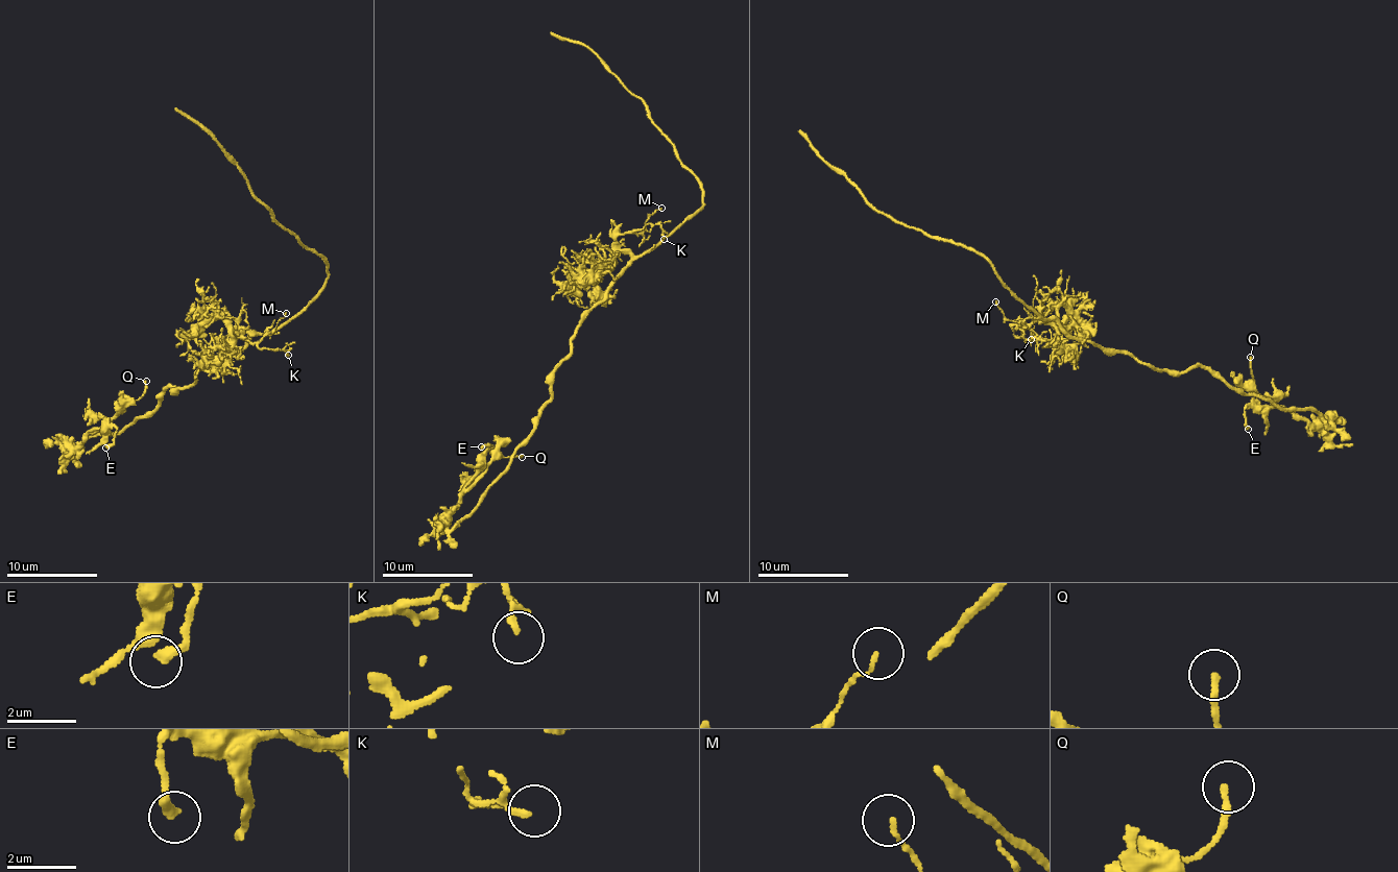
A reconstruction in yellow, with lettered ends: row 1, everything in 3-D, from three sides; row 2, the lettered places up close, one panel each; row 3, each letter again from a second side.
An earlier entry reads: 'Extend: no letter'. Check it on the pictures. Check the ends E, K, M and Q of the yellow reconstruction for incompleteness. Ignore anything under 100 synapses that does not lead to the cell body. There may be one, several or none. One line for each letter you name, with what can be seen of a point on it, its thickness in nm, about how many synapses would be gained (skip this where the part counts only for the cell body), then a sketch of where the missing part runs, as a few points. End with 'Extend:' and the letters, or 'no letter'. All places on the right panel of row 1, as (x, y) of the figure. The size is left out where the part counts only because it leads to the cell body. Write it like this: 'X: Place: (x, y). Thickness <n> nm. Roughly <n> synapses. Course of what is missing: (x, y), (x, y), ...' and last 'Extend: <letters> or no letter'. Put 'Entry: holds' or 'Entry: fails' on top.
Entry: holds
Extend: no letter

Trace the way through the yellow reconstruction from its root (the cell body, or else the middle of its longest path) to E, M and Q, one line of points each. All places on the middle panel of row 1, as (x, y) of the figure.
E: (603, 293), (553, 373), (551, 396), (529, 439), (452, 526), (450, 510), (492, 446), (481, 446)
M: (603, 293), (597, 280), (605, 270), (612, 242), (619, 234), (636, 234), (646, 219), (661, 208)
Q: (603, 293), (553, 373), (551, 396), (529, 439), (485, 497), (450, 524), (458, 495), (485, 465), (522, 457)

